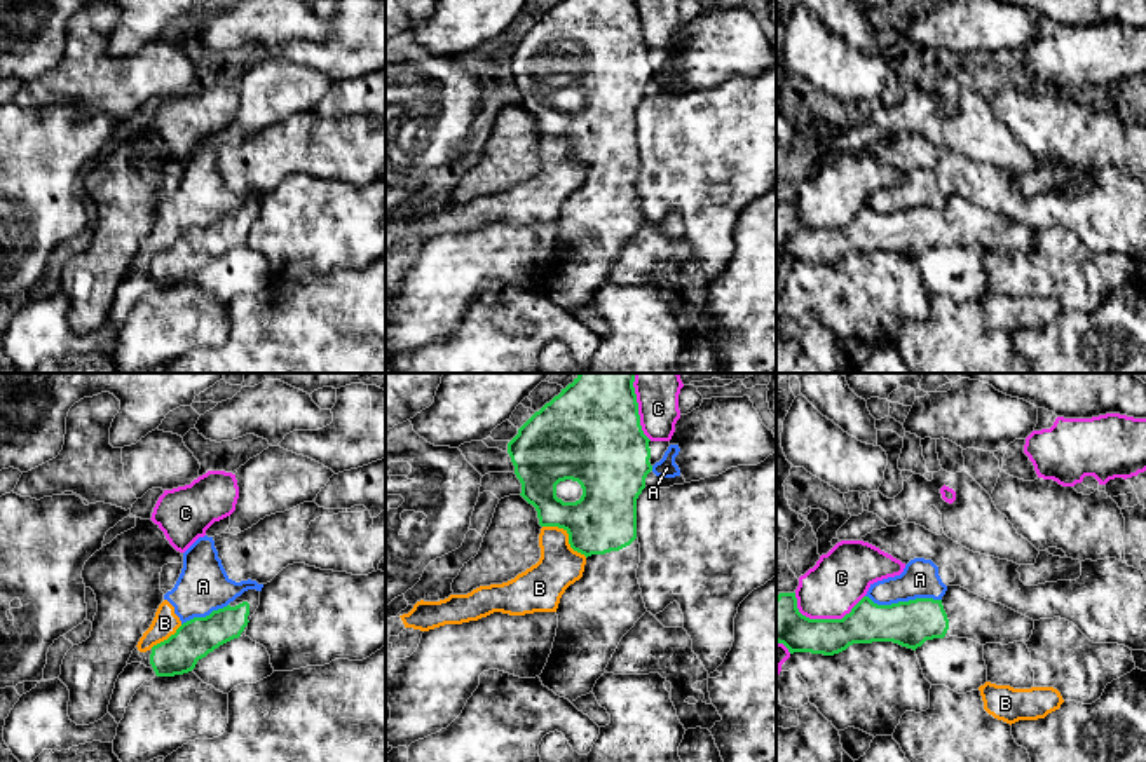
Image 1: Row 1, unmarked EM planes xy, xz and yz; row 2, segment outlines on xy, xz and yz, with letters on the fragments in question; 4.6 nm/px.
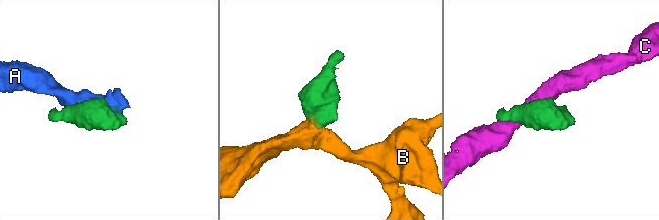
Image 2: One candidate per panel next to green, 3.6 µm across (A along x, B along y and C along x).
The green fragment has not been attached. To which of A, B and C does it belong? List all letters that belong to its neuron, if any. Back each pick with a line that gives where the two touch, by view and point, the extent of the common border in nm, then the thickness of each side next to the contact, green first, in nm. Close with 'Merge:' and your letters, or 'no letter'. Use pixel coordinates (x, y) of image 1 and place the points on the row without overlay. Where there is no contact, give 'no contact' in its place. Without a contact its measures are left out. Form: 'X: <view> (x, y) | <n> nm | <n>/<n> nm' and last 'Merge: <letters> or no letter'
Merge: no letter

